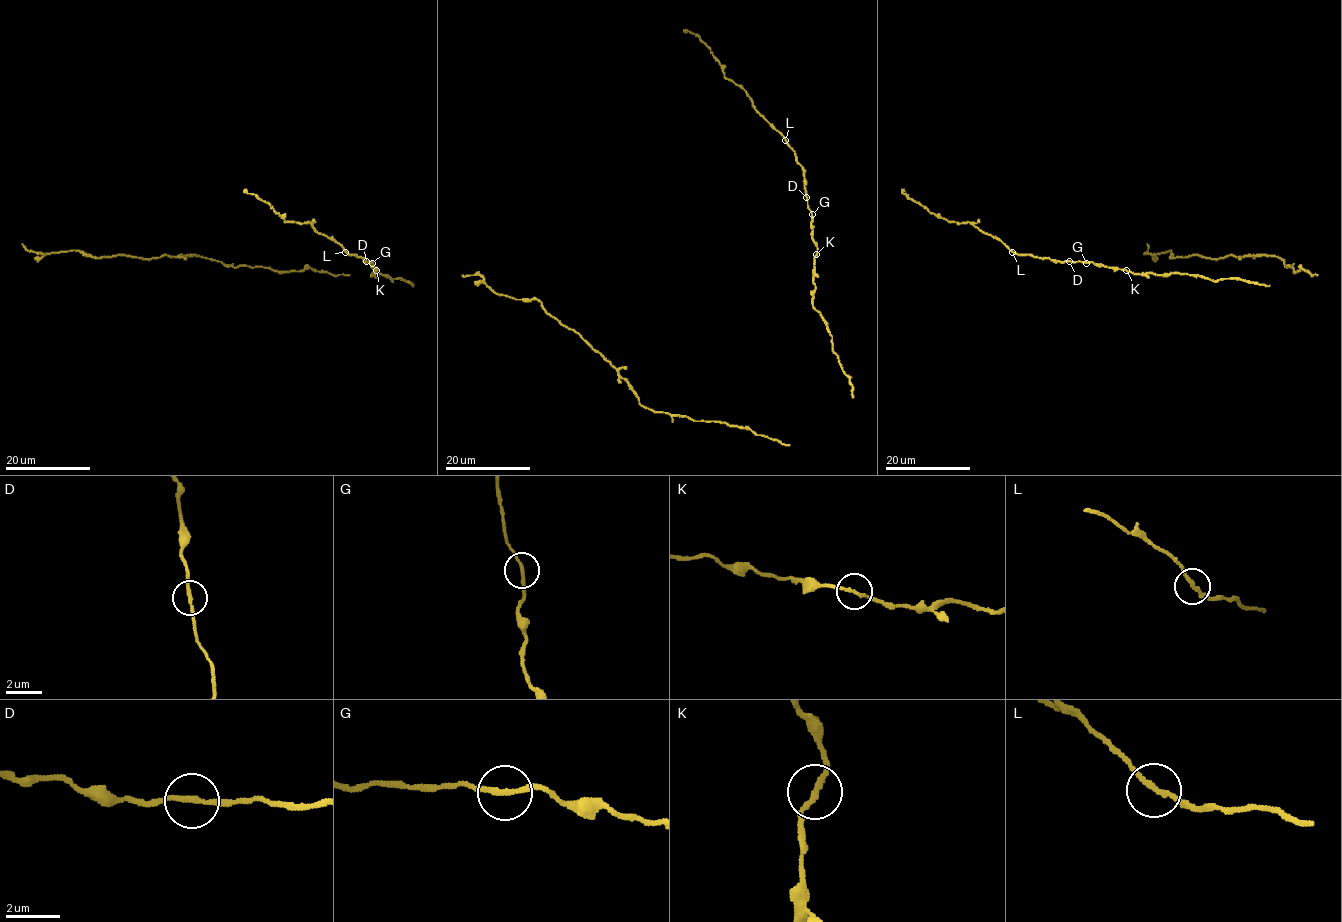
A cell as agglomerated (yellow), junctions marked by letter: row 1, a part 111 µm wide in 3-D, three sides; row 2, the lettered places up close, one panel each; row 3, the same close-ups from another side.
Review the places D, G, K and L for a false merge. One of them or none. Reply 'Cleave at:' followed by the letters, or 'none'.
Cleave at: none

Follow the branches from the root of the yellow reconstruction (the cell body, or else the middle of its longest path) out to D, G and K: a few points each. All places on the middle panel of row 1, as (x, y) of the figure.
D: (852, 397), (826, 323), (813, 306), (818, 248), (806, 197)
G: (852, 397), (850, 378), (833, 351), (826, 323), (813, 306), (814, 258), (818, 248), (812, 236), (812, 214)
K: (852, 397), (850, 378), (833, 351), (826, 323), (813, 306), (816, 255)

